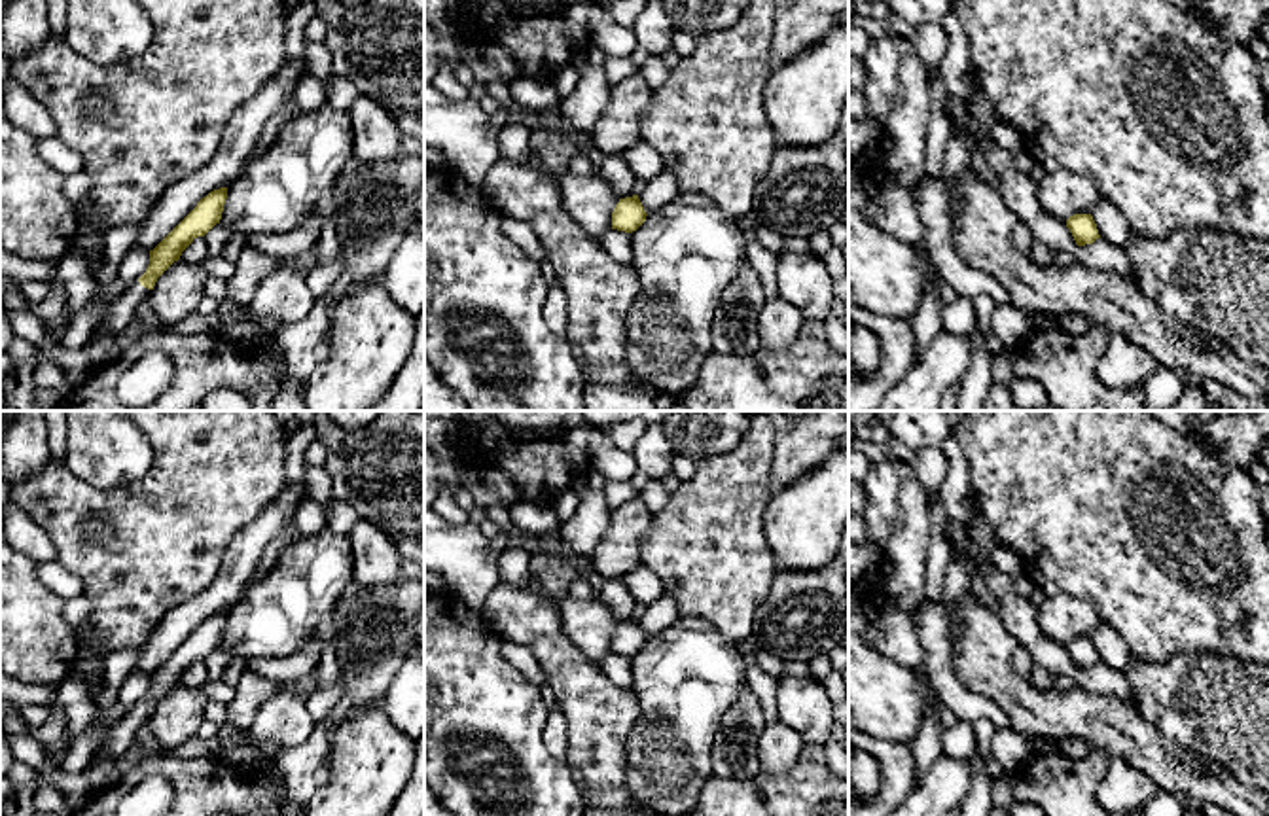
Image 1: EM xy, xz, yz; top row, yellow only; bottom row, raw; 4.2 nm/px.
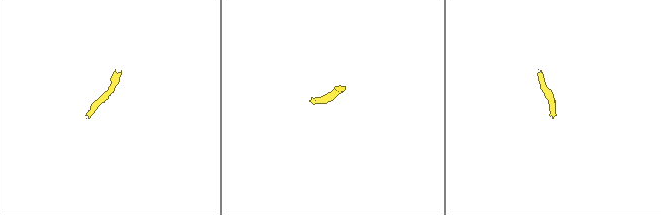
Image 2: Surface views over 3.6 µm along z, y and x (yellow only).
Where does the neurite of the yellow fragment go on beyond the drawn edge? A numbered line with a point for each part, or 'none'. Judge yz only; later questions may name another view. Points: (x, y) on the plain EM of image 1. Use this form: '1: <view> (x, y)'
none

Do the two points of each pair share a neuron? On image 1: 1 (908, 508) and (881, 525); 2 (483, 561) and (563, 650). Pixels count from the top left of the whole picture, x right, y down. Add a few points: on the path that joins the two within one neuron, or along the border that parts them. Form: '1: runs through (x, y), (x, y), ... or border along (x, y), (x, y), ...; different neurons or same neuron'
1: border along (896, 470), (896, 527), (885, 549); different neurons
2: border along (500, 582), (480, 608); different neurons

